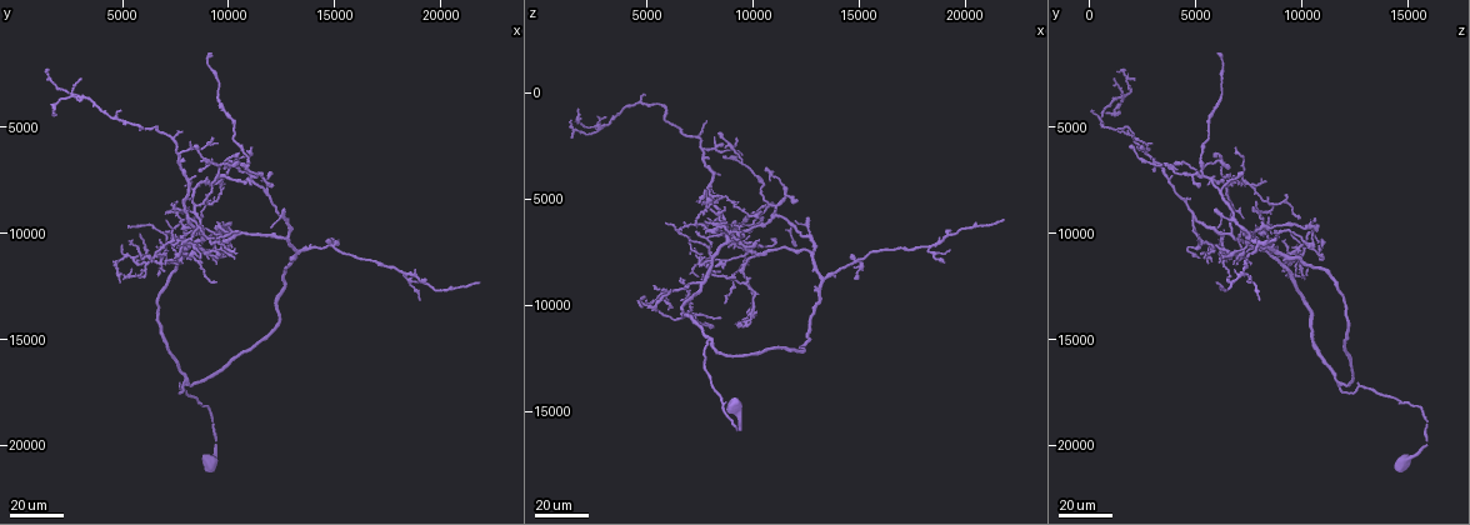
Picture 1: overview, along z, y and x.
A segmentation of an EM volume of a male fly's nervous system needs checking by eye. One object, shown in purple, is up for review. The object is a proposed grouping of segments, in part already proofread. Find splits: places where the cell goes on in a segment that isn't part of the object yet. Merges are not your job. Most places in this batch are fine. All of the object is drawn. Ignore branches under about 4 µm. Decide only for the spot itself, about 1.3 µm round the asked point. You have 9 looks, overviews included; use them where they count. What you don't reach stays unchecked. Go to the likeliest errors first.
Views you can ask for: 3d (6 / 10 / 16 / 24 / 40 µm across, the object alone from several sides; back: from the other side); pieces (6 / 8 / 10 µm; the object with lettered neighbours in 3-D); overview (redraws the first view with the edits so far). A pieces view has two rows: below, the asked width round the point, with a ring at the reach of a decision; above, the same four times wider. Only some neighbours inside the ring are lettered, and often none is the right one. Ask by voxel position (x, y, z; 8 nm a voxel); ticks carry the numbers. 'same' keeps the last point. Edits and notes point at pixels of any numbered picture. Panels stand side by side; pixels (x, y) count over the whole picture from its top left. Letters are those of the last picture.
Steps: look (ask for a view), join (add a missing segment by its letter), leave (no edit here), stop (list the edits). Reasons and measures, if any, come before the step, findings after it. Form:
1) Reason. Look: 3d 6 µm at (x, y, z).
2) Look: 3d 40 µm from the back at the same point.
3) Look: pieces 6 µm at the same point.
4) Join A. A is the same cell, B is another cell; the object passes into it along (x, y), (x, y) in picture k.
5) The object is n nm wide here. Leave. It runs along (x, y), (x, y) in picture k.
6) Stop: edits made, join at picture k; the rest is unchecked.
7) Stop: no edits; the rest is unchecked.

An open end. Look: 3d 40 µm at (21800, 12400, 5900).

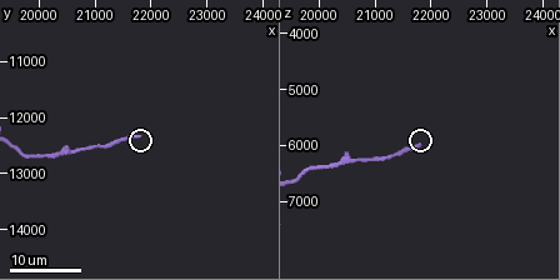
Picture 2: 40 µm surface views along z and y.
Look: pieces 8 µm at (21850, 12300, 6000).

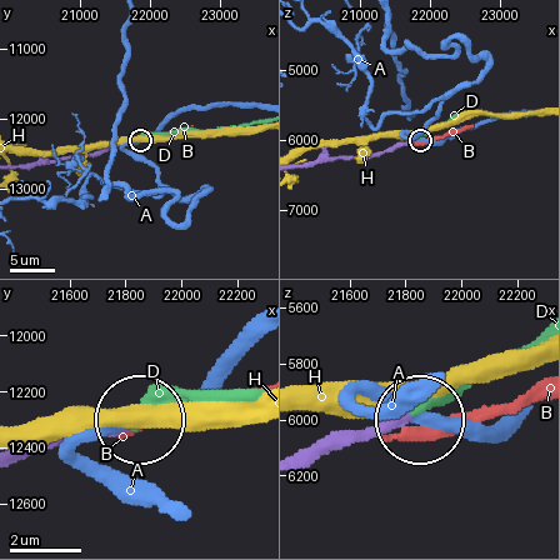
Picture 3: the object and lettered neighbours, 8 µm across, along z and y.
Join D. D is the same cell, A, B and H are other cells; the object passes into it along (29, 456), (196, 398), (241, 394) in picture 3; the cell continues.

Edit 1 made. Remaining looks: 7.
Free end. Look: 3d 24 µm at (7800, 6500, 3200).

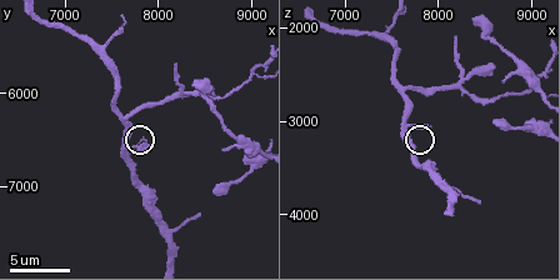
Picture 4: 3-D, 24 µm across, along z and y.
Look: pieces 6 µm at (7900, 6550, 3100).

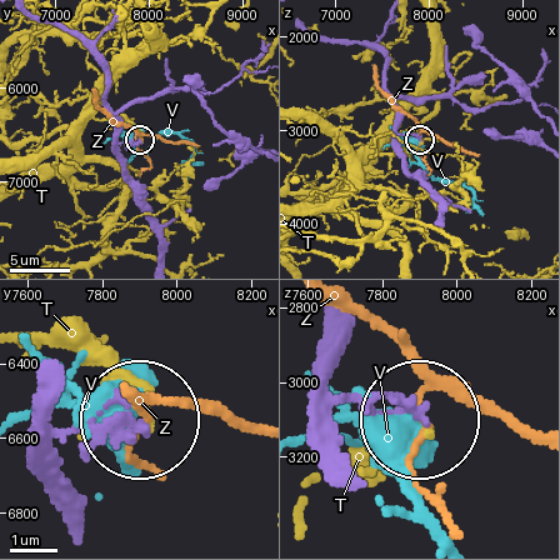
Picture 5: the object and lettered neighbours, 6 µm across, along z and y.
Leave. T, V and Z are other cells; no lettered segment goes on from it.

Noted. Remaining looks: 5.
Free end. Look: 3d 40 µm at (10500, 9800, 7200).

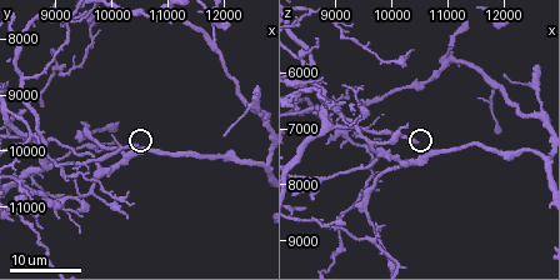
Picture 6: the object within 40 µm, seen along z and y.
Closer look. Look: 3d 10 µm at (10450, 9900, 7200).

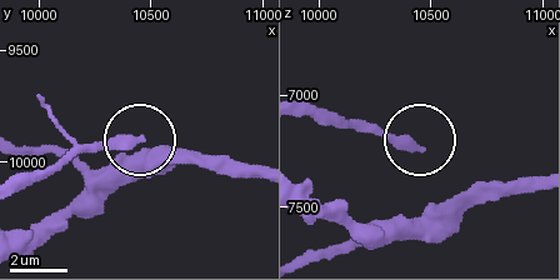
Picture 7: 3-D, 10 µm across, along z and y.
Look: pieces 8 µm at (10460, 9910, 7240).

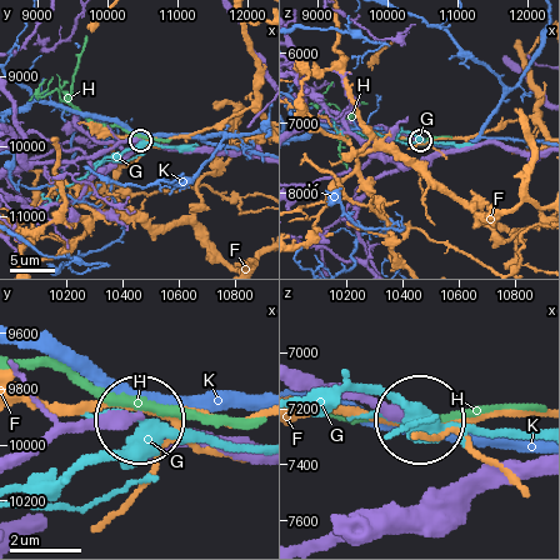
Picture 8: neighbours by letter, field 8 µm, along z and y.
The object is 330 nm wide here. Leave. F, G, H and K are other cells; it runs along (26, 460), (61, 433), (139, 421) in picture 8; no lettered segment goes on from it.

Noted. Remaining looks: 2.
Branch stops here. Look: 3d 24 µm at (7500, 8500, 7700).

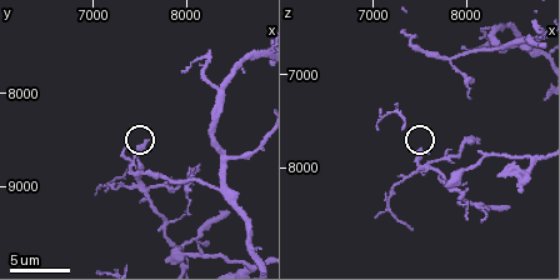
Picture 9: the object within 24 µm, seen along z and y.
Look: pieces 8 µm at (7550, 8500, 7850).

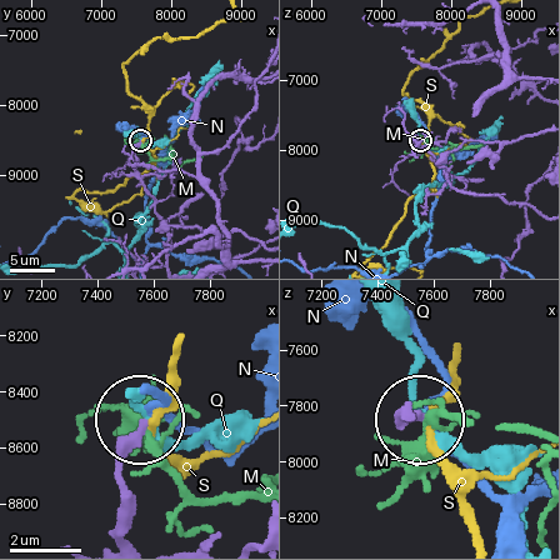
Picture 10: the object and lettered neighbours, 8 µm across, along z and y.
Leave. M, N, Q and S are other cells; it runs along (126, 538), (124, 449), (139, 425) in picture 10; no lettered segment goes on from it.

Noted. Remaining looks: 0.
Stop: edits made, join at picture 3; the rest is unchecked.

